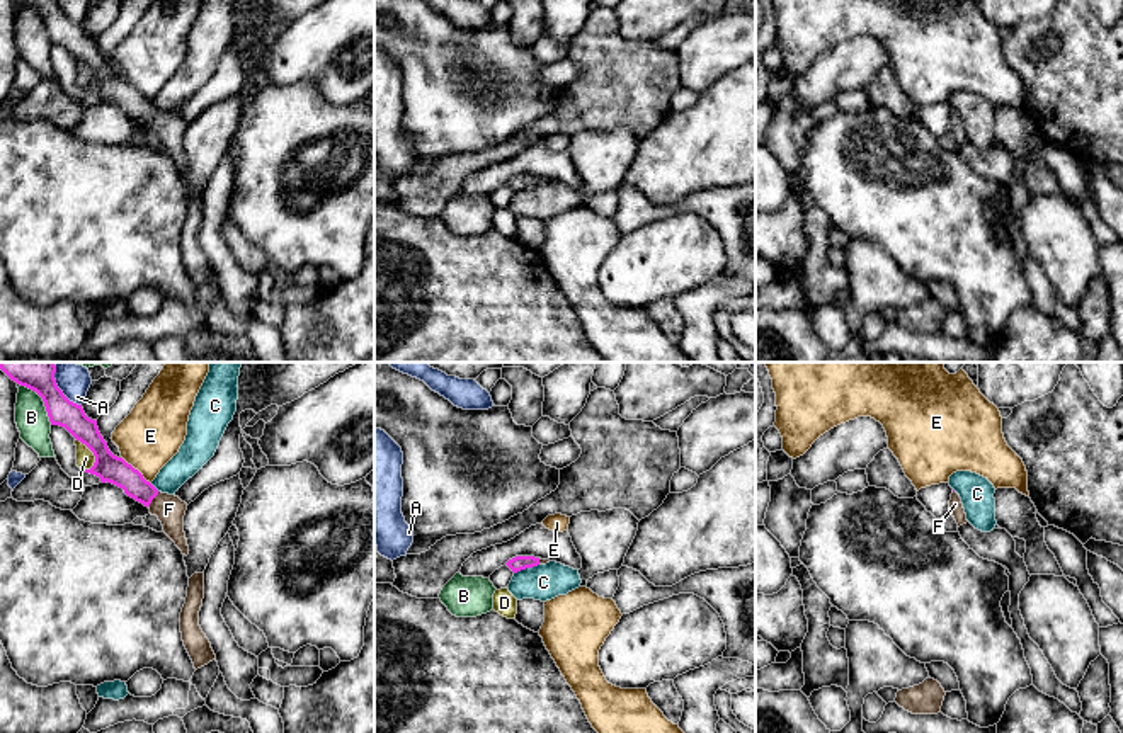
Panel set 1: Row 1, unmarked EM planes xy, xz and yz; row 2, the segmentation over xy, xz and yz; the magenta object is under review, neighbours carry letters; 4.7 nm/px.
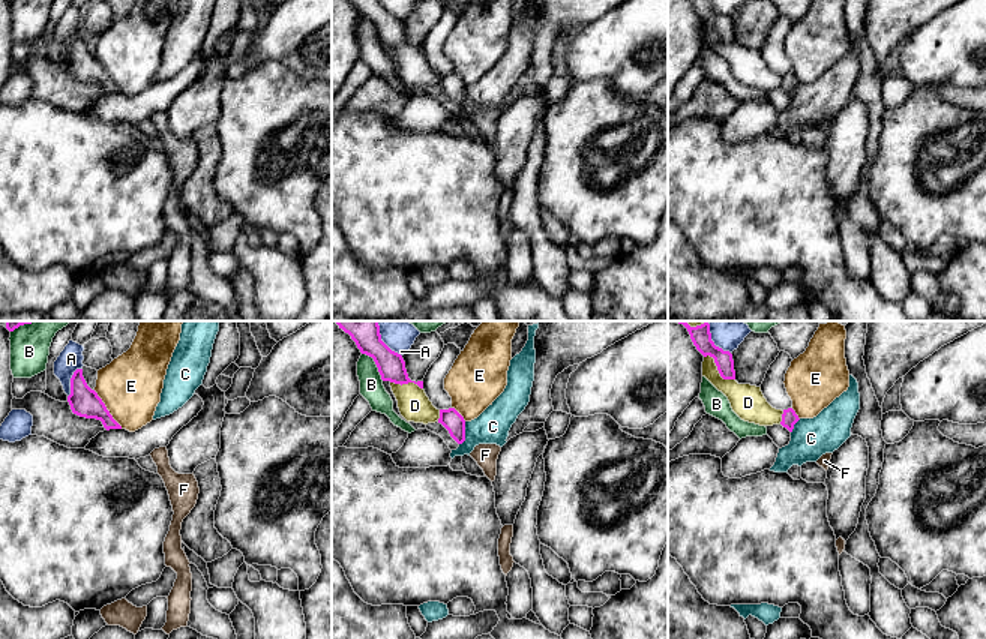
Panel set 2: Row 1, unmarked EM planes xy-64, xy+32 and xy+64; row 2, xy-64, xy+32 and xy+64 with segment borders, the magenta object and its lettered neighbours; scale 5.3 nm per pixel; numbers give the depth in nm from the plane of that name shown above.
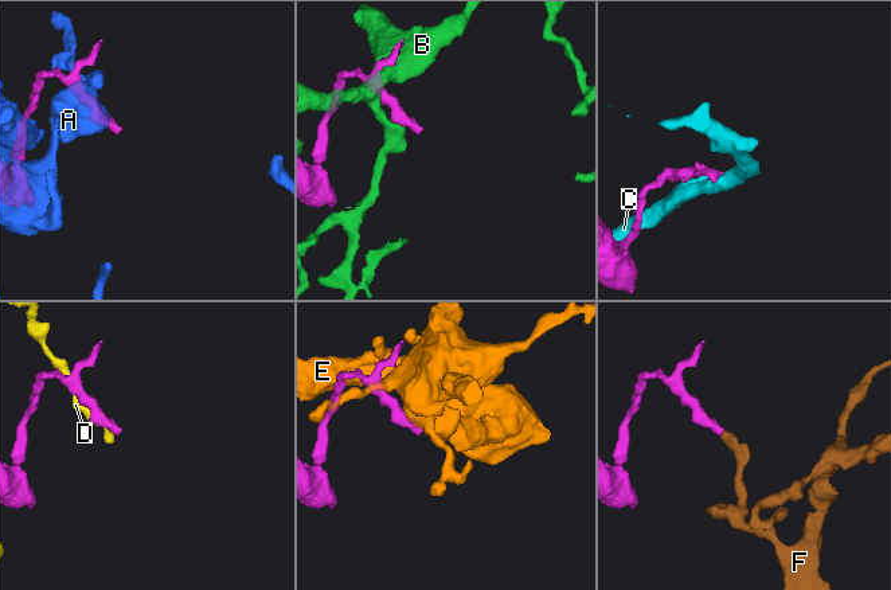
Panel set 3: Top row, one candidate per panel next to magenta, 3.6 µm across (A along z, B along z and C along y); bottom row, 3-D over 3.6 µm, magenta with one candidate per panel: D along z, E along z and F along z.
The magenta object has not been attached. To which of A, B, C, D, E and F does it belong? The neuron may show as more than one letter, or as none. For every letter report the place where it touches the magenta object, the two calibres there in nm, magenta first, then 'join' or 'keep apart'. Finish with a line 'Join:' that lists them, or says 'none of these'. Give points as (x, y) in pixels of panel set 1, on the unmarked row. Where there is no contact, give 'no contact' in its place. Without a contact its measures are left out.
A: meets magenta in xy at (65, 16); 130 nm thick on the magenta side, 100 nm on the other; keep apart
B: meets magenta in xy at (43, 19); 130 nm thick on the magenta side, 160 nm on the other; keep apart
C: meets magenta in xz at (526, 186); 70 nm thick on the magenta side, 170 nm on the other; keep apart
D: meets magenta in xy at (92, 70); 130 nm thick on the magenta side, 90 nm on the other; keep apart
E: meets magenta in xy at (136, 89); 130 nm thick on the magenta side, 300 nm on the other; keep apart
F: meets magenta in xy at (152, 118); 130 nm thick on the magenta side, 140 nm on the other; join
Join: F

